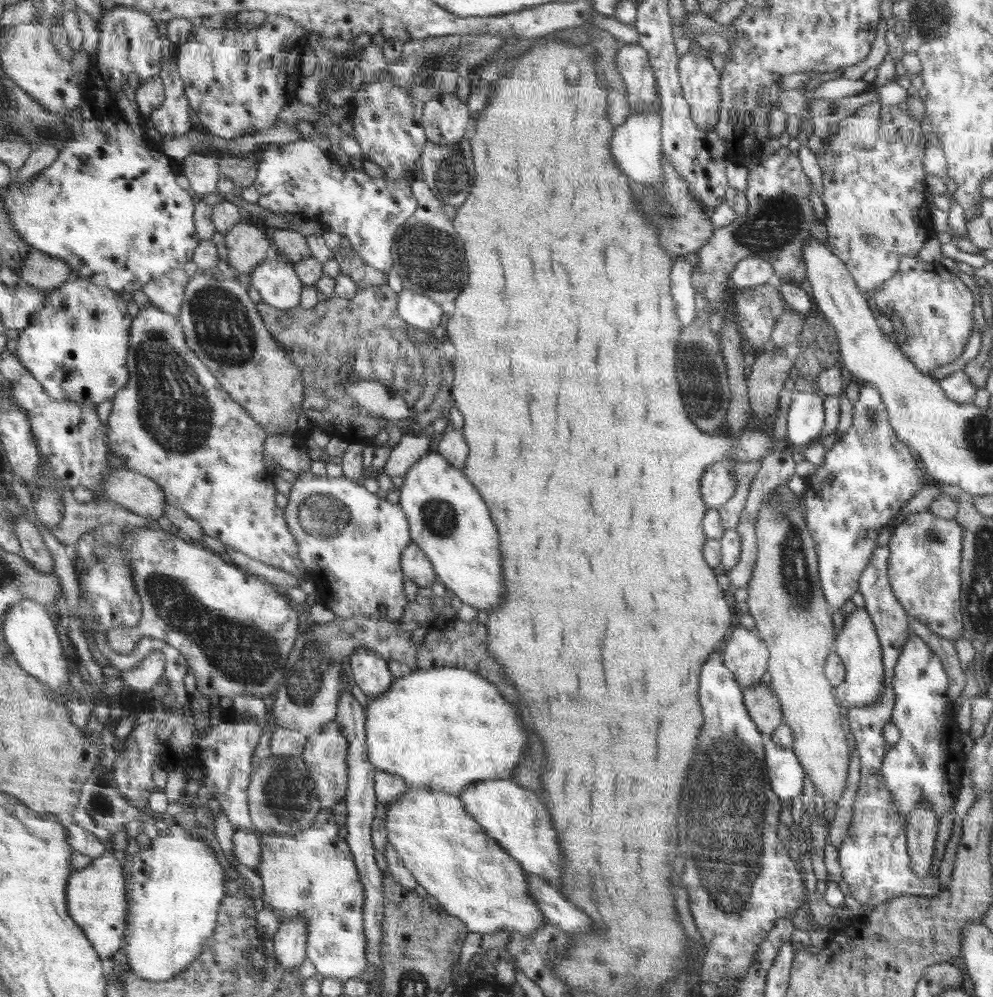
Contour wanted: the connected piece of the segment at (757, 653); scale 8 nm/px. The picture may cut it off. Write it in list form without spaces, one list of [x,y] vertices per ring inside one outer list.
[[[736,623],[730,641],[722,650],[725,665],[736,675],[742,686],[760,684],[758,680],[766,672],[768,644],[754,631]]]

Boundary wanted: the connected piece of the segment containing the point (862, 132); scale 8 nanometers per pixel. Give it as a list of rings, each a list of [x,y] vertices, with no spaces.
[[[873,101],[858,107],[852,115],[838,121],[836,134],[829,139],[828,144],[824,146],[824,154],[821,160],[822,165],[822,181],[823,192],[822,200],[826,209],[826,220],[823,225],[829,228],[830,246],[834,246],[834,254],[838,256],[849,268],[849,273],[853,275],[857,285],[860,287],[862,294],[868,296],[874,294],[876,289],[882,288],[886,281],[896,276],[900,269],[903,257],[917,257],[916,252],[924,246],[926,238],[928,238],[928,228],[932,230],[932,222],[930,222],[930,209],[924,198],[924,165],[922,164],[922,156],[924,156],[924,144],[922,144],[922,132],[918,126],[918,120],[914,120],[910,110],[899,108],[898,104],[885,106],[880,101]]]

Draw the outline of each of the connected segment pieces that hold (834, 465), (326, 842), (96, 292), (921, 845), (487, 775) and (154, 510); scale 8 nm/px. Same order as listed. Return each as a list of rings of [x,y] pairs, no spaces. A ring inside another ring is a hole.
[[[863,382],[860,387],[860,392],[858,400],[853,403],[853,420],[852,427],[848,432],[842,434],[841,440],[837,441],[832,448],[827,450],[827,454],[824,463],[819,466],[818,470],[814,474],[806,478],[805,484],[806,488],[802,494],[803,507],[805,513],[806,527],[810,531],[810,536],[814,540],[814,546],[817,554],[817,566],[818,566],[818,576],[820,576],[820,584],[822,590],[824,591],[826,602],[830,604],[832,610],[838,610],[852,599],[854,593],[860,589],[860,580],[864,571],[867,569],[870,559],[873,557],[874,549],[877,548],[876,538],[880,536],[886,524],[900,512],[900,508],[909,502],[918,490],[921,490],[925,485],[929,485],[930,480],[927,477],[926,469],[919,464],[916,459],[916,455],[912,453],[908,445],[901,442],[897,434],[893,430],[892,424],[889,422],[888,408],[885,406],[884,400],[881,398],[881,392],[878,390],[873,383]]]
[[[330,807],[322,809],[320,816],[309,829],[296,834],[265,834],[261,837],[262,854],[256,874],[263,882],[264,906],[270,906],[279,917],[279,923],[302,916],[309,927],[308,957],[323,977],[350,981],[356,978],[364,968],[368,950],[365,935],[365,885],[361,881],[360,871],[354,862],[350,848],[338,836],[338,824],[332,816]]]
[[[75,276],[60,289],[48,294],[46,308],[32,316],[32,326],[20,333],[16,353],[34,377],[46,387],[52,398],[61,401],[92,401],[98,404],[114,400],[130,384],[130,368],[126,356],[130,352],[130,330],[134,318],[121,293],[108,286],[100,286],[84,277]]]
[[[922,802],[908,818],[906,835],[909,840],[909,854],[913,858],[914,871],[921,878],[926,878],[933,869],[932,854],[938,825],[938,816],[928,802]]]
[[[464,667],[419,669],[416,671],[412,670],[410,674],[406,674],[402,678],[394,676],[393,684],[390,685],[388,692],[378,696],[378,698],[368,697],[368,706],[365,709],[365,713],[368,760],[375,766],[376,770],[380,769],[384,772],[398,775],[406,781],[410,788],[418,790],[440,790],[446,792],[446,794],[458,795],[464,793],[465,789],[473,785],[474,782],[500,780],[502,778],[508,780],[516,772],[519,762],[521,763],[524,760],[524,753],[528,748],[528,730],[526,730],[526,726],[522,726],[520,714],[516,714],[512,704],[498,692],[498,687],[493,682]]]
[[[128,468],[112,470],[104,480],[105,492],[110,500],[124,504],[144,518],[160,520],[166,516],[167,493],[159,482],[138,471]]]

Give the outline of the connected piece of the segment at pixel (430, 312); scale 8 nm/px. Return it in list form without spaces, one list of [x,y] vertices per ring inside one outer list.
[[[402,289],[398,301],[398,314],[410,325],[427,330],[440,324],[443,307],[434,302],[429,295]]]

